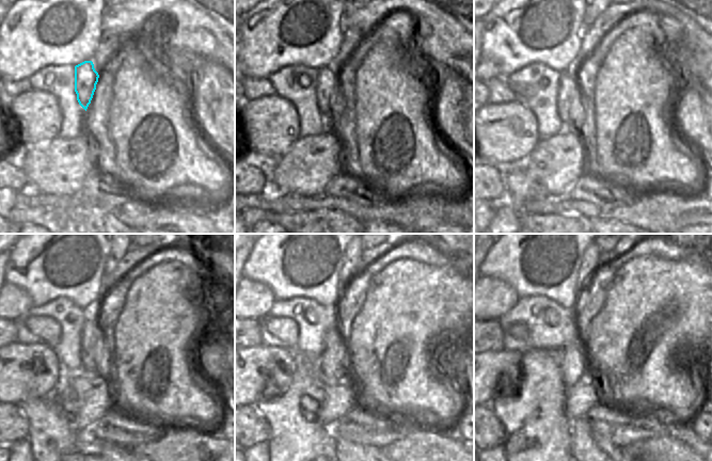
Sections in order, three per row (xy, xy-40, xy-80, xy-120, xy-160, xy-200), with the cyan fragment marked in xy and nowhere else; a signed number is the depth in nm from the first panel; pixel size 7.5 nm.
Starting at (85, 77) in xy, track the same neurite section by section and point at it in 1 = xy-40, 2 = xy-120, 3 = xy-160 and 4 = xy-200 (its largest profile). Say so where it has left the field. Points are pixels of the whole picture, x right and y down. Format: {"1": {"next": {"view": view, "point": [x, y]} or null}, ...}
{"1": {"next": {"view": "xy-40", "point": [327, 88]}}, "2": {"next": {"view": "xy-120", "point": [92, 339]}}, "3": {"next": {"view": "xy-160", "point": [332, 367]}}, "4": {"next": {"view": "xy-200", "point": [572, 362]}}}

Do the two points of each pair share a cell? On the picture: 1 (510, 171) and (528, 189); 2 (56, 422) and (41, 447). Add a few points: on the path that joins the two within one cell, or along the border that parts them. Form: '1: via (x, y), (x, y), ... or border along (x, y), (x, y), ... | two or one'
1: via (515, 175), (524, 185) | one
2: via (50, 428), (50, 434), (45, 441) | one

